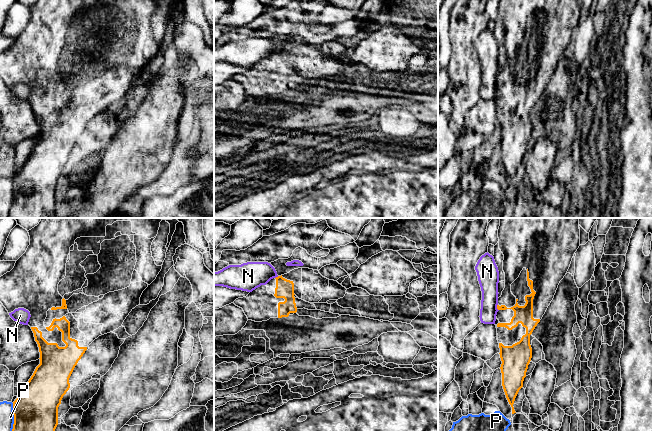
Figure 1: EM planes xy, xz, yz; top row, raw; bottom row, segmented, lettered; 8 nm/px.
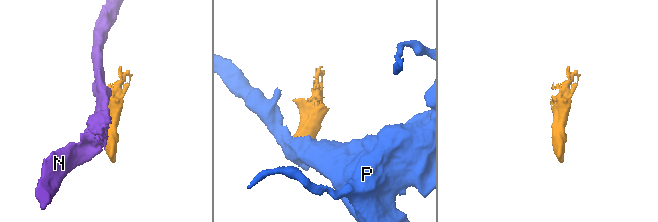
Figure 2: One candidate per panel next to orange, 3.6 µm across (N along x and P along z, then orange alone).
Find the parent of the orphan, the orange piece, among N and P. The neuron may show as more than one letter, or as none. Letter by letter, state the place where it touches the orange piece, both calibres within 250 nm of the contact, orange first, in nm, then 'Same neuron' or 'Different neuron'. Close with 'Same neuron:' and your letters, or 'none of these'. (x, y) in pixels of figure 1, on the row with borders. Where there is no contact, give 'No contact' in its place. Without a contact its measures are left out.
N: Touches orange at yz (497, 307). Thickness 140 nm (orange) against 170 nm. Different neuron
P: Touches orange at xy (14, 417). Thickness 360 nm (orange) against 110 nm. Different neuron
Same neuron: none of these

